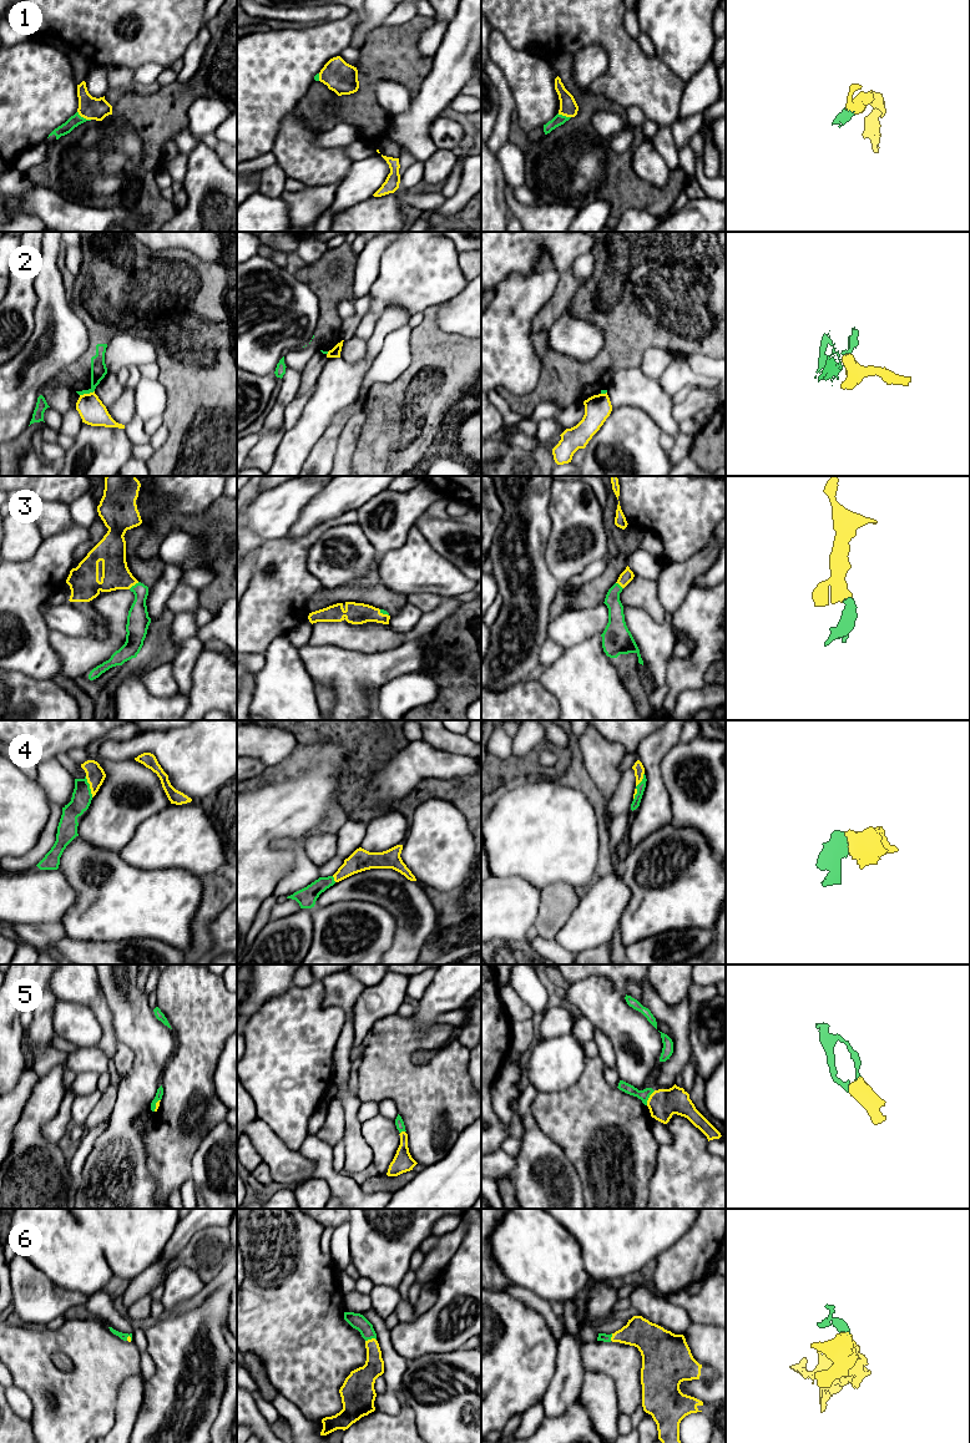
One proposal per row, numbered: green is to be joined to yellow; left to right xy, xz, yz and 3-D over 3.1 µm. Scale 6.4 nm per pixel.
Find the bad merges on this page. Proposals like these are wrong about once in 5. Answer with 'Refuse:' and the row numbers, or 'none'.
Refuse: 2

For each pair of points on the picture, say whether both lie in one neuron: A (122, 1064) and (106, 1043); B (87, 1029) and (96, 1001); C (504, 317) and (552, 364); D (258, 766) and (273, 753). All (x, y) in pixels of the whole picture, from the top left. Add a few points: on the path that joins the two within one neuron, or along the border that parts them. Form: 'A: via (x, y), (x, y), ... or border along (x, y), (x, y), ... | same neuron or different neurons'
A: border along (119, 1043), (115, 1049) | different neurons
B: border along (65, 1000), (79, 1002), (94, 1013) | different neurons
C: border along (531, 333), (531, 344), (540, 363), (539, 373) | different neurons
D: border along (249, 755), (259, 759), (266, 765) | different neurons

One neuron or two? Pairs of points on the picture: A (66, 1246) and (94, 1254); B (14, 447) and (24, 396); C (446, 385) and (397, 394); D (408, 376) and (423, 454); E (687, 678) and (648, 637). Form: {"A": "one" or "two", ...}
{"A": "one", "B": "two", "C": "one", "D": "one", "E": "two"}

